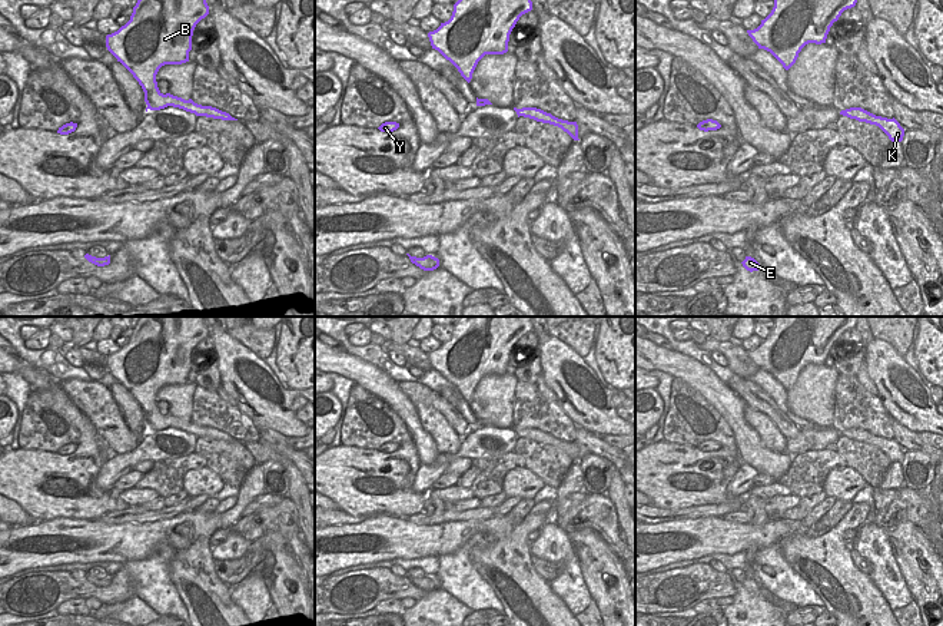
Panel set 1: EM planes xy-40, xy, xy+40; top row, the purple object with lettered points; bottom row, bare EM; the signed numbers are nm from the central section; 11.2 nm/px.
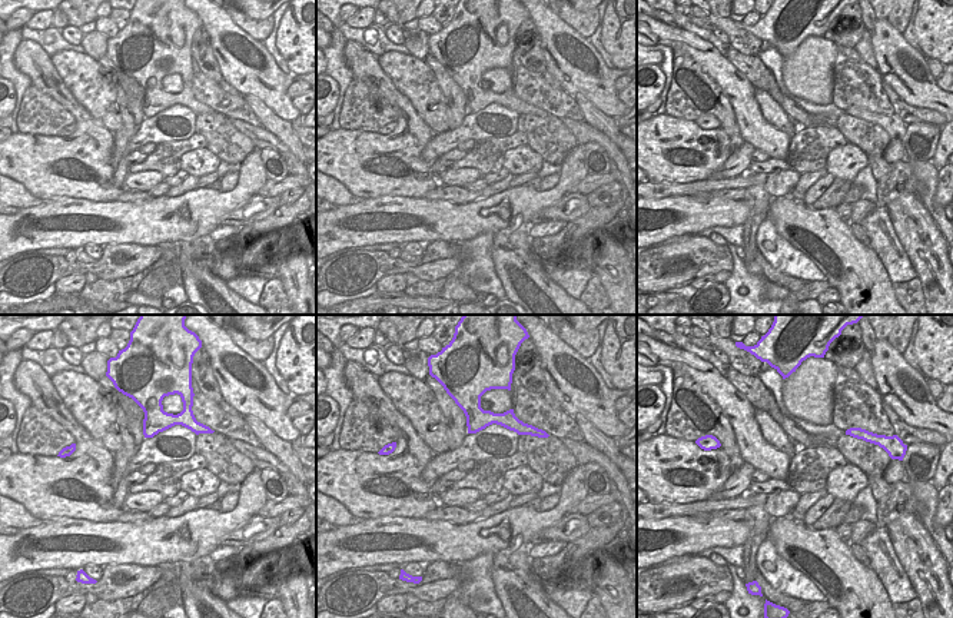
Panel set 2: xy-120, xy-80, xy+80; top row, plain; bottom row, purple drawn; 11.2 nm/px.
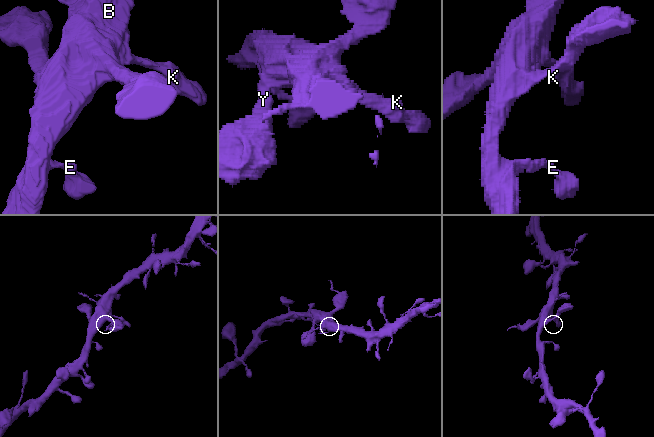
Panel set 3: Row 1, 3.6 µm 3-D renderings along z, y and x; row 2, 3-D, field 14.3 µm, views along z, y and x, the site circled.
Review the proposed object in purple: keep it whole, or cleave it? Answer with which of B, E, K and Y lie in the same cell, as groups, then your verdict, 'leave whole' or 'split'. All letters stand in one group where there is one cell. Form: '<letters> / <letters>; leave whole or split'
B E K Y; leave whole

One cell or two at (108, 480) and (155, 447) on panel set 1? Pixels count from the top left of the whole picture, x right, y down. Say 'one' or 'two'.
one

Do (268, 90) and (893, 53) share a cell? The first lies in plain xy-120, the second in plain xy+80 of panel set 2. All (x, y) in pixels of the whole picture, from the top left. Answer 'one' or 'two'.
one

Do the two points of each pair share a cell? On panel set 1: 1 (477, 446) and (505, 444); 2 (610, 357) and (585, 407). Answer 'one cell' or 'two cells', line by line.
1: one cell
2: two cells

